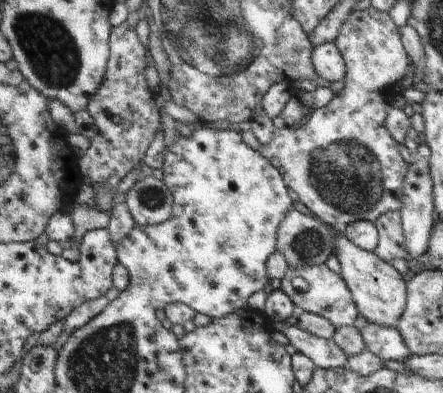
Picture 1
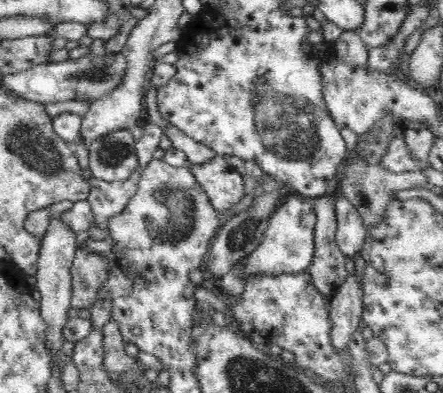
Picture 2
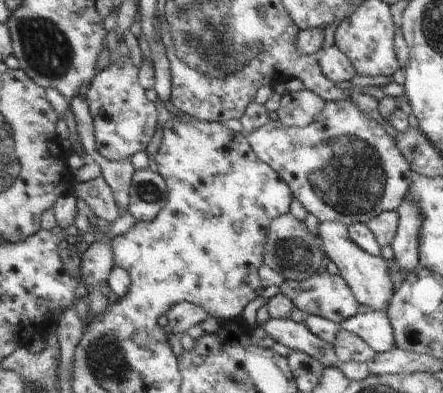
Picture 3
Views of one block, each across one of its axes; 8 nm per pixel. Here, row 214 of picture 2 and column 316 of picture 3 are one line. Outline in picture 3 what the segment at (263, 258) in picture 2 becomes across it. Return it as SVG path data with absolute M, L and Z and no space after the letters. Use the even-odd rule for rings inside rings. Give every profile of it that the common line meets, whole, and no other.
M325 268L321 272L317 272L313 278L305 280L305 282L287 280L281 286L281 292L285 296L289 296L295 302L295 306L299 310L307 312L309 316L321 316L321 318L327 318L327 320L337 322L337 324L343 324L343 322L349 322L351 318L357 318L359 316L359 310L361 310L361 302L353 294L349 282L341 274L335 276L333 272L327 272Z

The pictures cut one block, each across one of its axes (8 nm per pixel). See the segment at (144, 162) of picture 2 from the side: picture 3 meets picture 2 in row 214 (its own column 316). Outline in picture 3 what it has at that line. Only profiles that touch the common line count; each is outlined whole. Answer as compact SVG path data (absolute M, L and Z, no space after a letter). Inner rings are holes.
M305 88L303 92L287 92L277 116L289 128L307 128L325 108L327 100L317 92Z

